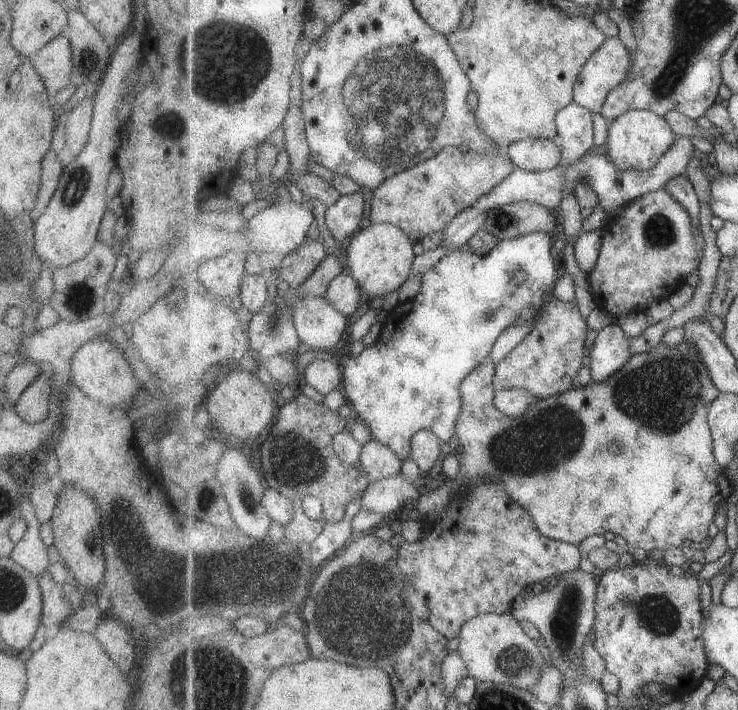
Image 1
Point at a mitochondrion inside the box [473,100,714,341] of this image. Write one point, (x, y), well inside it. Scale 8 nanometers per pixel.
(659, 232)

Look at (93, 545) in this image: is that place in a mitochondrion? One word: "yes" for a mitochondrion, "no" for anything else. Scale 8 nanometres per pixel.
no

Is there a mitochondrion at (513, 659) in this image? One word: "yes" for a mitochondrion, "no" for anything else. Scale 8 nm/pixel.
yes

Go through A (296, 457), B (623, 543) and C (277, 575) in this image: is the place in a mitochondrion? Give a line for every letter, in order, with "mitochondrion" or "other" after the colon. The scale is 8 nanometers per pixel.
A: mitochondrion
B: other
C: mitochondrion

